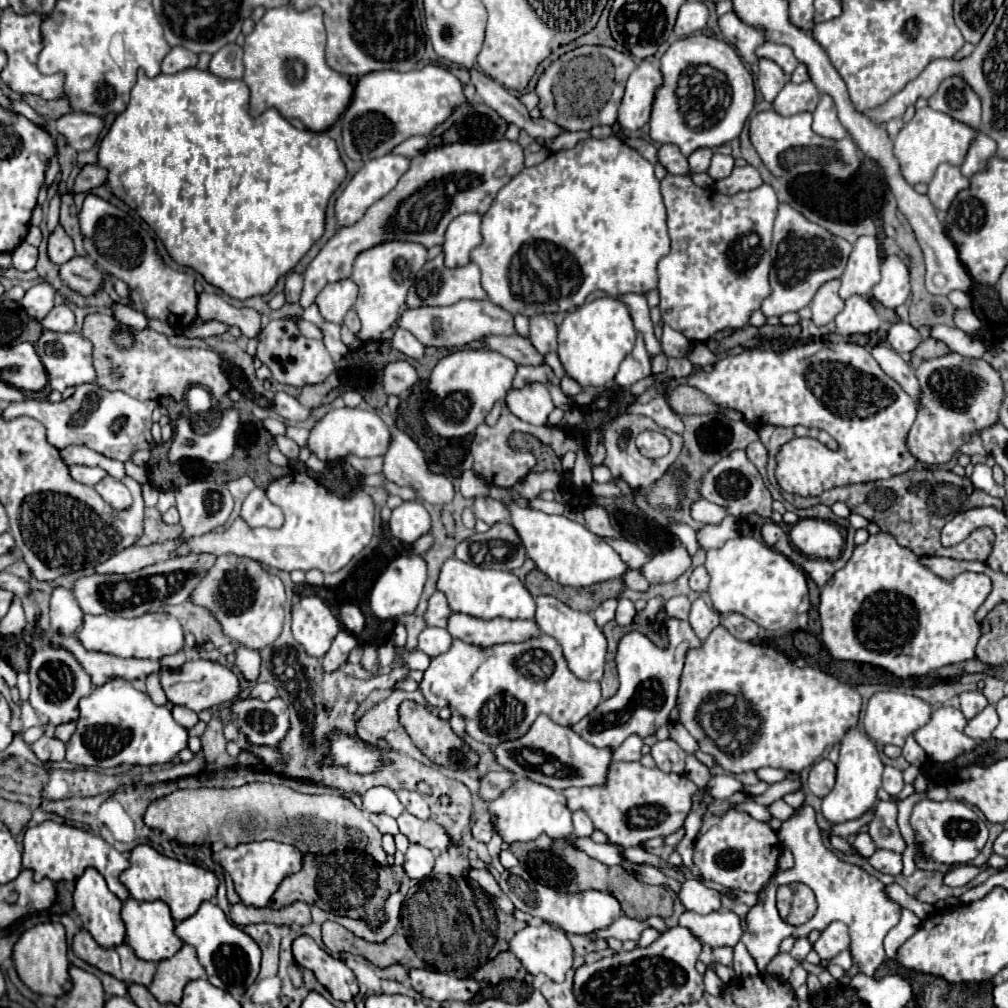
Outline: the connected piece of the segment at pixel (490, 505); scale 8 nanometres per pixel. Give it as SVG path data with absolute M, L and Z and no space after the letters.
M484 496L484 498L476 498L474 500L474 506L472 506L472 512L478 520L484 520L486 524L496 524L496 522L506 522L508 520L508 510L506 506L500 502L500 500L494 500L490 496Z

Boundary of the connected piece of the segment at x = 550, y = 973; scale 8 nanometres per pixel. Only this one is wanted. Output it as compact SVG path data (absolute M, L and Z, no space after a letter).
M530 924L520 930L510 942L510 952L516 954L530 974L544 974L554 982L564 980L574 960L566 934L548 924Z

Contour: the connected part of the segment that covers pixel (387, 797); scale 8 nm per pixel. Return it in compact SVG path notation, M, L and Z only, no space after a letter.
M384 786L368 790L362 796L362 804L364 804L366 812L374 812L374 814L382 812L392 818L398 818L404 812L404 806L400 804L396 792L392 792L390 788L384 788Z

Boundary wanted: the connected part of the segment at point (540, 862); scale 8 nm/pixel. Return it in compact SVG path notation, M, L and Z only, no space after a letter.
M546 834L532 842L514 842L510 844L510 850L514 856L520 860L520 866L540 884L560 890L560 892L580 892L580 890L602 890L610 892L612 896L618 898L622 904L622 912L628 918L634 920L648 920L650 916L660 916L660 918L670 918L674 902L666 886L648 886L642 884L636 876L626 872L622 866L604 866L602 862L590 858L586 852L580 848L568 844L568 840L558 838L552 840Z

